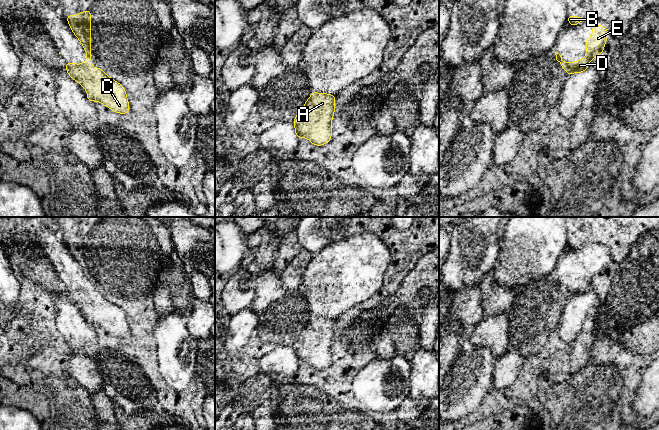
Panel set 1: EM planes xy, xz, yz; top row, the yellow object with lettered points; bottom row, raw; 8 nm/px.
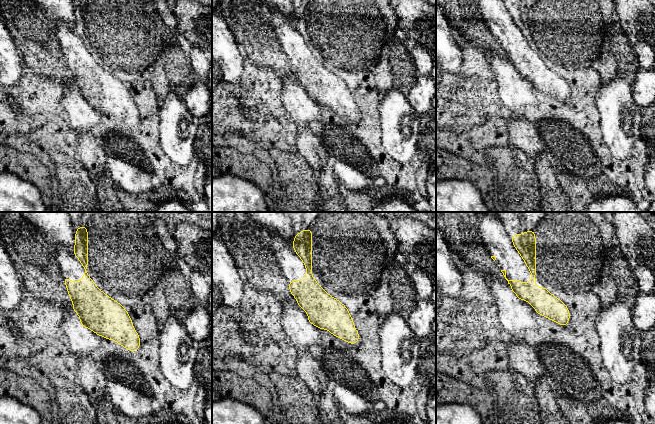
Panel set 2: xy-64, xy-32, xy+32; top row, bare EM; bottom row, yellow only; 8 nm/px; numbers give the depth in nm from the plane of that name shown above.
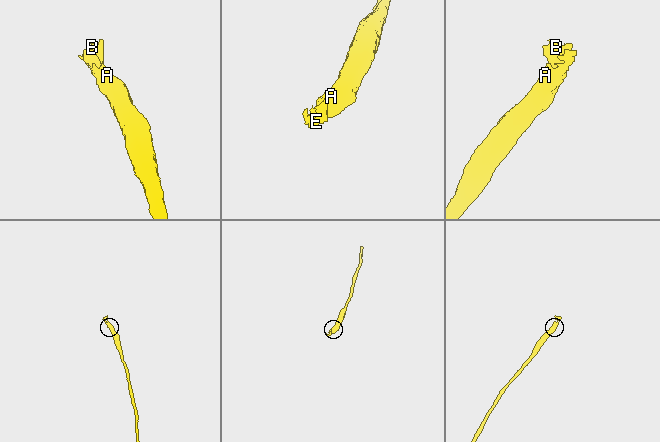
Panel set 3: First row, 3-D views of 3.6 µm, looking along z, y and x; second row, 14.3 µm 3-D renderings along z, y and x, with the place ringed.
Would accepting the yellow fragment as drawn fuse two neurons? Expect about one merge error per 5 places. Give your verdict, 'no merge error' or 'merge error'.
no merge error

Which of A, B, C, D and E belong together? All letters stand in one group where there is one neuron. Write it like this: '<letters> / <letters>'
A B C D E

